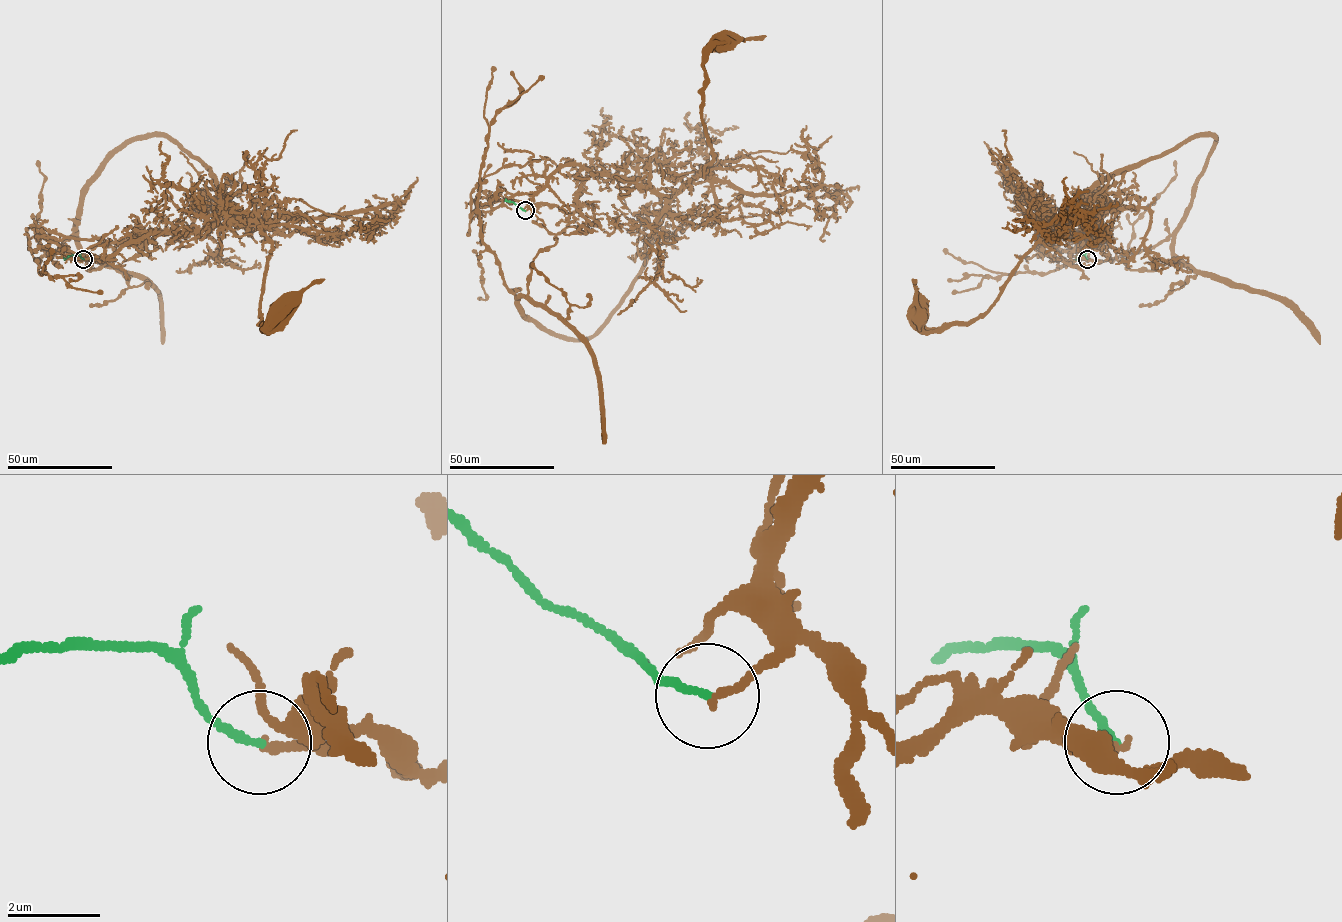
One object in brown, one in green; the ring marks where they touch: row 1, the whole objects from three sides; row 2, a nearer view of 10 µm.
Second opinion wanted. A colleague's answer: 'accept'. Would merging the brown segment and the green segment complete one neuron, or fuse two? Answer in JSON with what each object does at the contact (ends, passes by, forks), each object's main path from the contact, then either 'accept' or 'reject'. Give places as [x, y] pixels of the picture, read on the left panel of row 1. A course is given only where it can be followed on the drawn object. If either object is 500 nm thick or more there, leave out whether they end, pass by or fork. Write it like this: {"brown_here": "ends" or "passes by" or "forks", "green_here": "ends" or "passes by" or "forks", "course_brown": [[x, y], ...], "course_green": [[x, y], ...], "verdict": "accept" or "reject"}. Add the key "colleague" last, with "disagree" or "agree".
{"brown_here": "ends", "green_here": "ends", "course_brown": [[83, 259], [106, 259], [152, 234], [194, 232], [229, 209], [239, 210], [271, 243], [261, 328], [280, 313]], "course_green": [[83, 259], [72, 255], [64, 259]], "verdict": "reject", "colleague": "disagree"}

